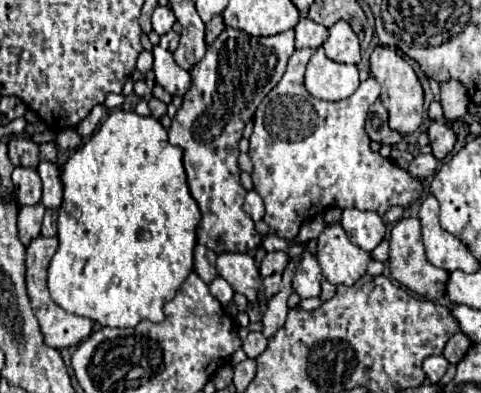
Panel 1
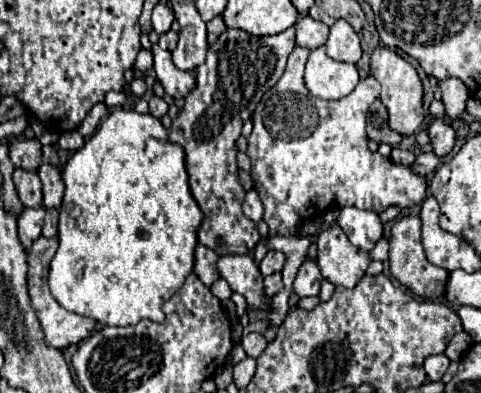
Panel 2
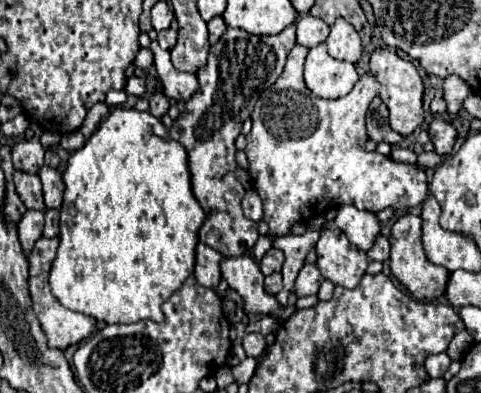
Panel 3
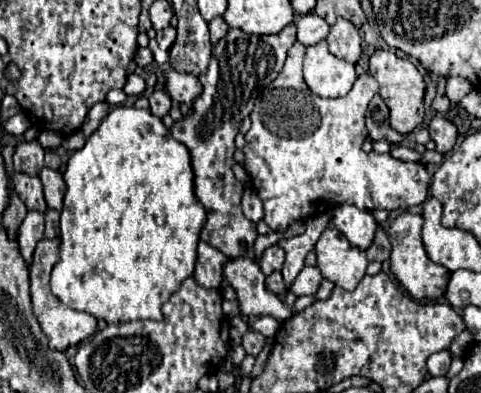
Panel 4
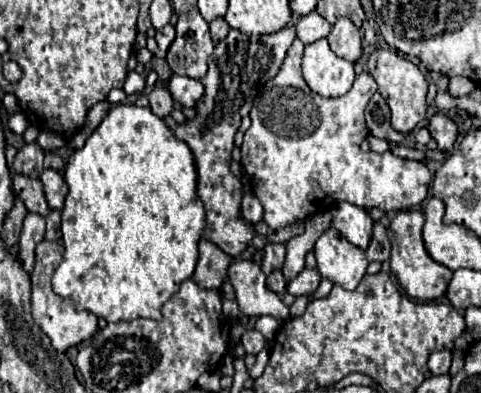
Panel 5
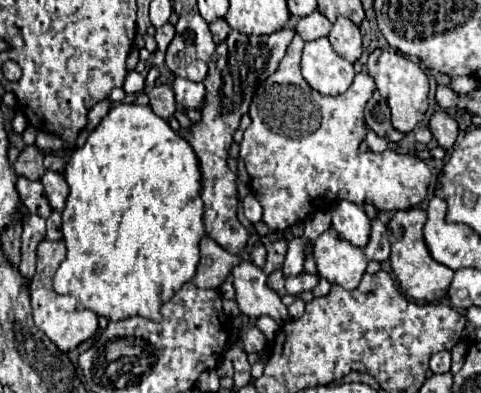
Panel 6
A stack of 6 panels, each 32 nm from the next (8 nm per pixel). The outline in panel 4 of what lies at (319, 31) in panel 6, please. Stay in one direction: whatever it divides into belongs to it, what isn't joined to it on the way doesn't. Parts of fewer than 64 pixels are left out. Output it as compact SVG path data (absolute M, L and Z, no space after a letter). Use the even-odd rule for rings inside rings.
M316 14L300 16L296 28L298 28L298 42L302 42L304 46L312 46L312 44L318 44L320 40L326 40L330 32L330 26L326 24L326 20L322 20Z

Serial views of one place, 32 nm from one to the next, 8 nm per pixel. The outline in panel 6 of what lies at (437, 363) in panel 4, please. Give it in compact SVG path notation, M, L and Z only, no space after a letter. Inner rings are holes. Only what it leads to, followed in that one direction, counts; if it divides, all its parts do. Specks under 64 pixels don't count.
M444 350L444 352L436 352L432 358L430 358L430 370L434 374L444 374L450 370L450 352Z

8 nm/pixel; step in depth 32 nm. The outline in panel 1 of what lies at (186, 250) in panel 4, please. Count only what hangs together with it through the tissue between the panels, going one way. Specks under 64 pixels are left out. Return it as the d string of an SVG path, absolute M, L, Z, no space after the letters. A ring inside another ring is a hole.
M114 110L102 122L100 130L68 158L68 162L62 167L60 180L64 186L64 200L62 200L62 206L58 208L60 246L58 246L54 258L50 260L50 266L48 266L48 290L50 290L52 300L70 314L86 316L86 318L98 322L100 326L110 326L110 328L128 328L128 326L136 326L142 320L164 322L164 304L168 300L172 300L172 296L176 296L180 284L192 272L192 252L196 246L196 226L200 222L198 204L192 198L190 188L186 184L186 172L182 166L182 148L172 146L168 142L168 132L162 128L162 124L156 118L142 118L136 112Z

